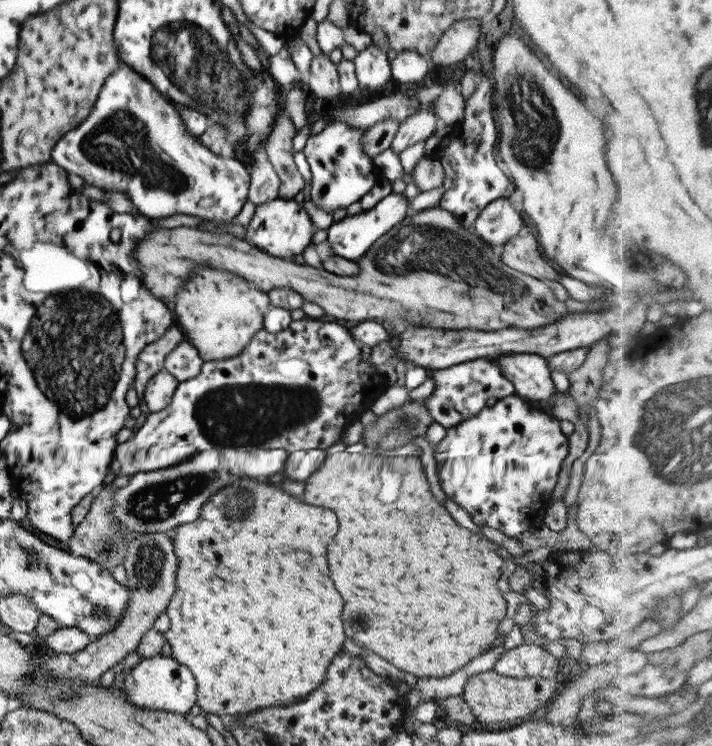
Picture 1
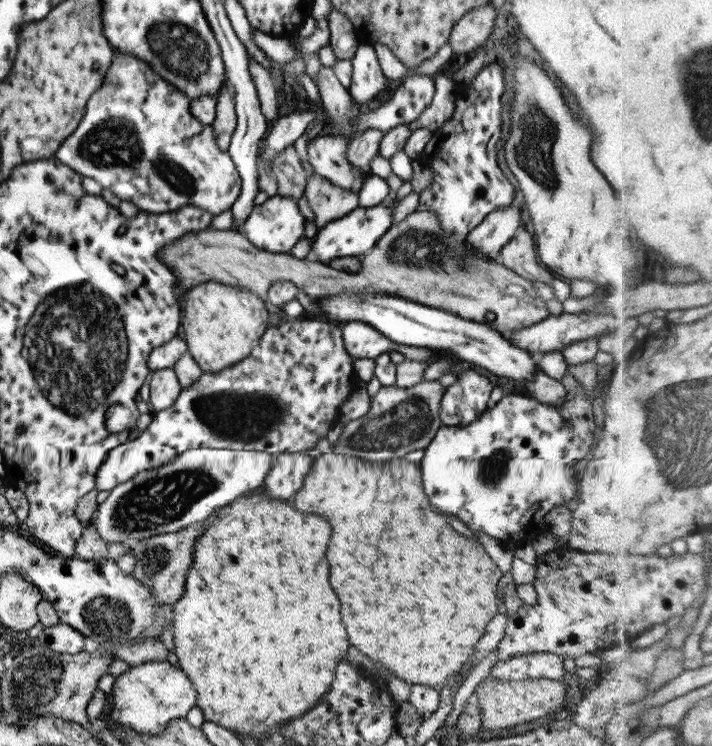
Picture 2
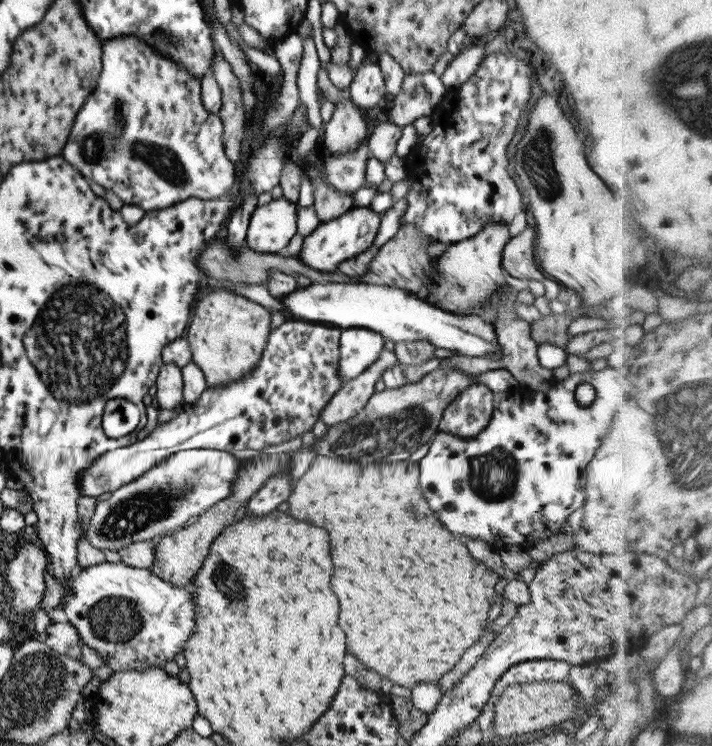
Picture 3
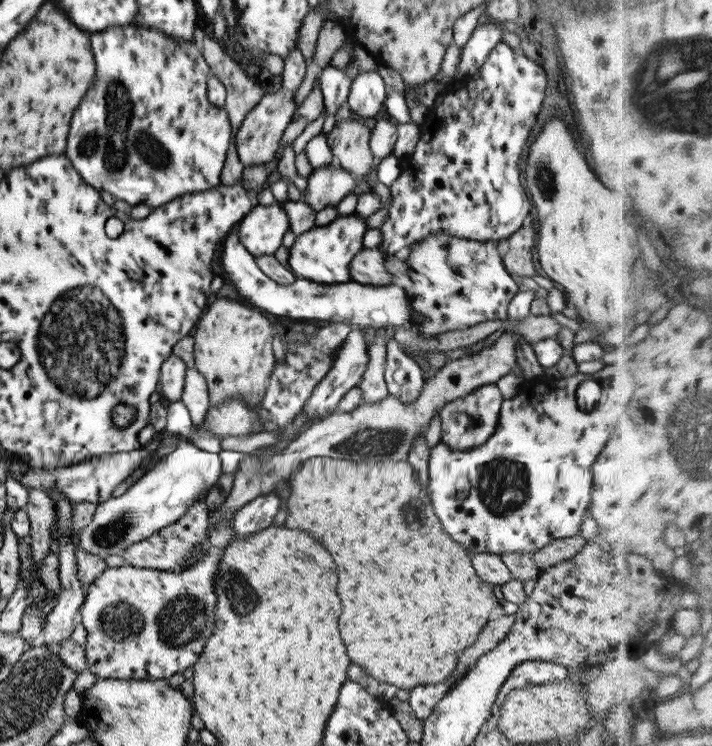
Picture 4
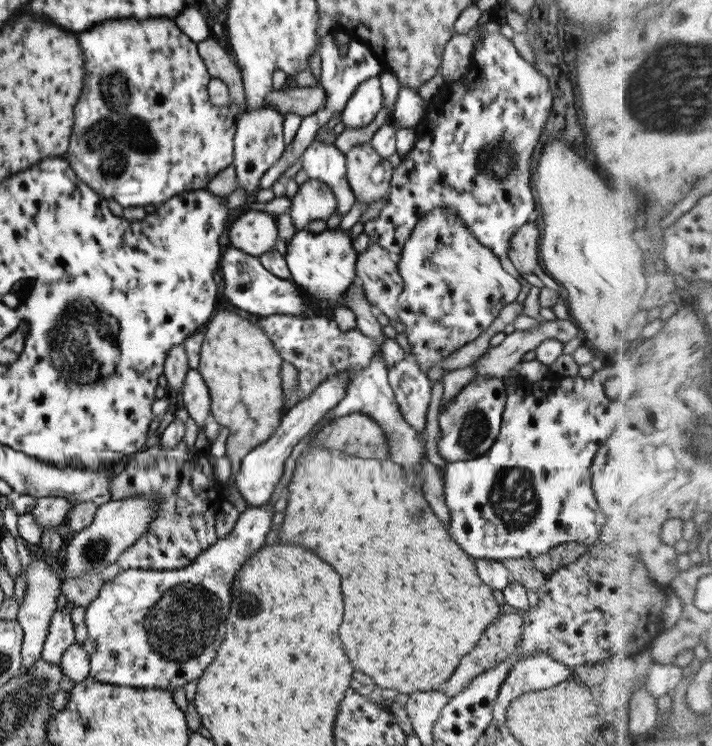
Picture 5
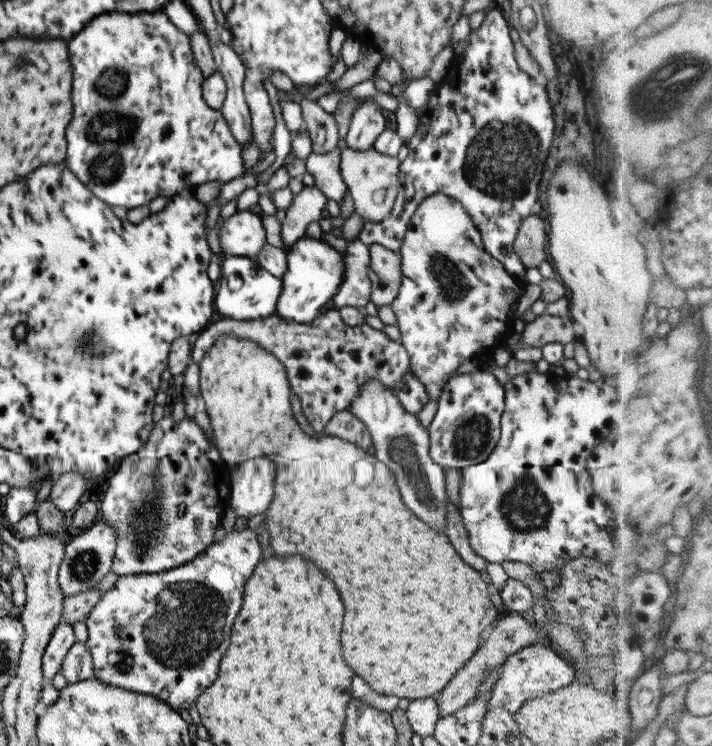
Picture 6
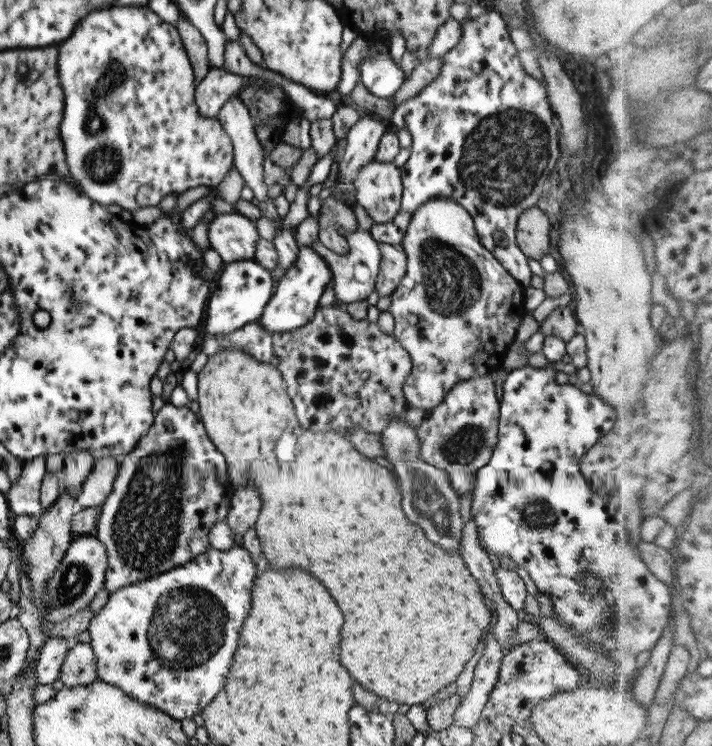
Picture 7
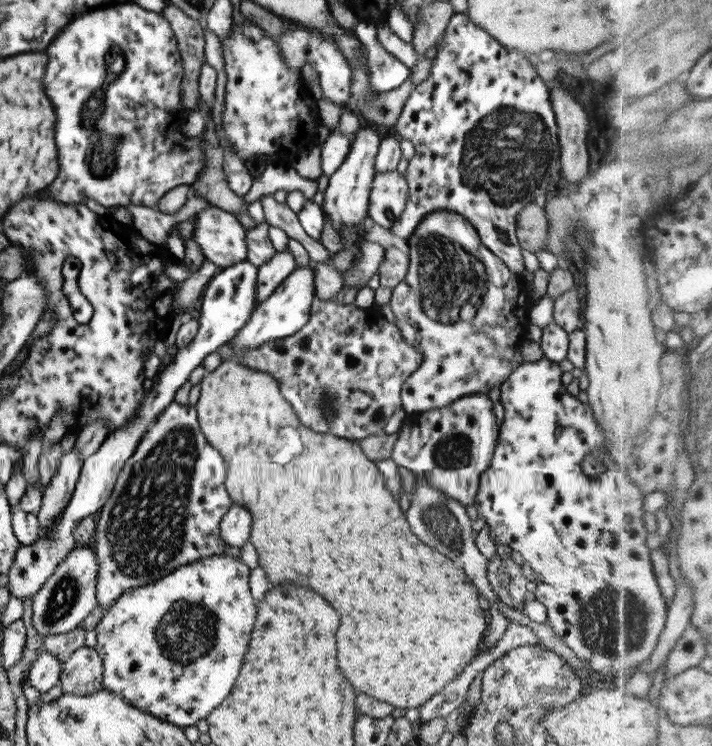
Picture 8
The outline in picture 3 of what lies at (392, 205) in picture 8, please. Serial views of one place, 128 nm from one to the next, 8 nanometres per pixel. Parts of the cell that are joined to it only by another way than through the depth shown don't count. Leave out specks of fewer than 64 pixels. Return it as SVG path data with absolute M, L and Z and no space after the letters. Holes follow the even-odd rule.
M347 98L334 106L331 119L324 124L321 144L335 157L355 153L368 138L367 126L358 108Z

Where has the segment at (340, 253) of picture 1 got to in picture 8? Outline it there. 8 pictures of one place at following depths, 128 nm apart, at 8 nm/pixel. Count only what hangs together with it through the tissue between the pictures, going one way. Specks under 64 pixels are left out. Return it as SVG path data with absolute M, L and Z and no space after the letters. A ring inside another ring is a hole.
M312 263L307 266L295 267L281 281L281 284L253 309L245 325L229 341L231 352L247 352L251 348L257 348L257 346L269 342L269 340L291 336L307 322L310 306L315 302L313 299L315 286L313 286Z

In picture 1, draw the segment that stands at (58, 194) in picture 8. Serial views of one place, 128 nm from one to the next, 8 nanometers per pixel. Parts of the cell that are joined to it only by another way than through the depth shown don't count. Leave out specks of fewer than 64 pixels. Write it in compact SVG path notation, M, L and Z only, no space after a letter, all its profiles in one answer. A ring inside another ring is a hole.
M119 60L119 67L103 81L85 122L53 145L50 162L68 173L77 174L86 184L125 194L134 211L149 219L188 214L205 222L233 221L246 201L249 172L233 157L210 152L197 138L186 130L176 106L157 92L155 85Z

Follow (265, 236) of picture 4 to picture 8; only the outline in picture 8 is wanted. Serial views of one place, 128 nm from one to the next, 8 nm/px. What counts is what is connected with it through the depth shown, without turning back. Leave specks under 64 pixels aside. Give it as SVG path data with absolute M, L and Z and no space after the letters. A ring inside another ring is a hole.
M209 205L196 215L191 239L199 246L204 260L220 269L246 260L244 229L234 214Z

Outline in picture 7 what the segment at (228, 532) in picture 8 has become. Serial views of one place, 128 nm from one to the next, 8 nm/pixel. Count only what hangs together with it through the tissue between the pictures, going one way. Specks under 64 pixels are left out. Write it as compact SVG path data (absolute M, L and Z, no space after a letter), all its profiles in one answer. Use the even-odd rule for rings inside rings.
M253 486L233 490L230 505L224 519L233 534L245 534L254 525L261 510L261 500Z

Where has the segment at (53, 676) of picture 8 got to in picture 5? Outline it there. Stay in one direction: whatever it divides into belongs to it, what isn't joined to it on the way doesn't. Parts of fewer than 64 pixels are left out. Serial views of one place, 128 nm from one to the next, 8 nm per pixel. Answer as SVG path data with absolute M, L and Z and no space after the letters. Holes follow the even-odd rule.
M70 603L65 604L61 610L57 608L49 621L47 637L40 653L40 658L47 664L58 665L63 652L74 644L74 632L69 617L72 608Z

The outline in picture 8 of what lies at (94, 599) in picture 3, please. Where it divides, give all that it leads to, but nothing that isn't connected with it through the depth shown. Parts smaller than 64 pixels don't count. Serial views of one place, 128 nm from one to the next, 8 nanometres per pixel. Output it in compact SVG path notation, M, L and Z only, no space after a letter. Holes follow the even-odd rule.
M227 554L207 556L195 560L185 567L173 570L168 576L163 576L155 583L147 584L138 588L130 589L122 593L117 601L102 614L96 624L94 631L97 635L97 644L94 646L95 652L100 656L102 664L102 684L111 694L121 696L122 700L137 711L145 715L153 716L157 720L171 723L181 729L193 726L197 720L203 720L209 715L229 694L229 690L235 684L235 678L239 674L239 668L243 664L243 654L247 652L248 643L255 622L256 602L252 600L248 588L249 569L240 559L233 558Z

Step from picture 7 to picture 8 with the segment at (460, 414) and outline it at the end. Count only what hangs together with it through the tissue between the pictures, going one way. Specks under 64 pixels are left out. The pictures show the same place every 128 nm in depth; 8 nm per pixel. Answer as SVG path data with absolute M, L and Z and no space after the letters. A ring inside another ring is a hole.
M469 394L441 408L406 413L391 447L390 459L419 480L425 478L433 490L439 490L465 507L475 502L478 480L481 472L489 467L497 436L498 423L491 400L485 394Z

